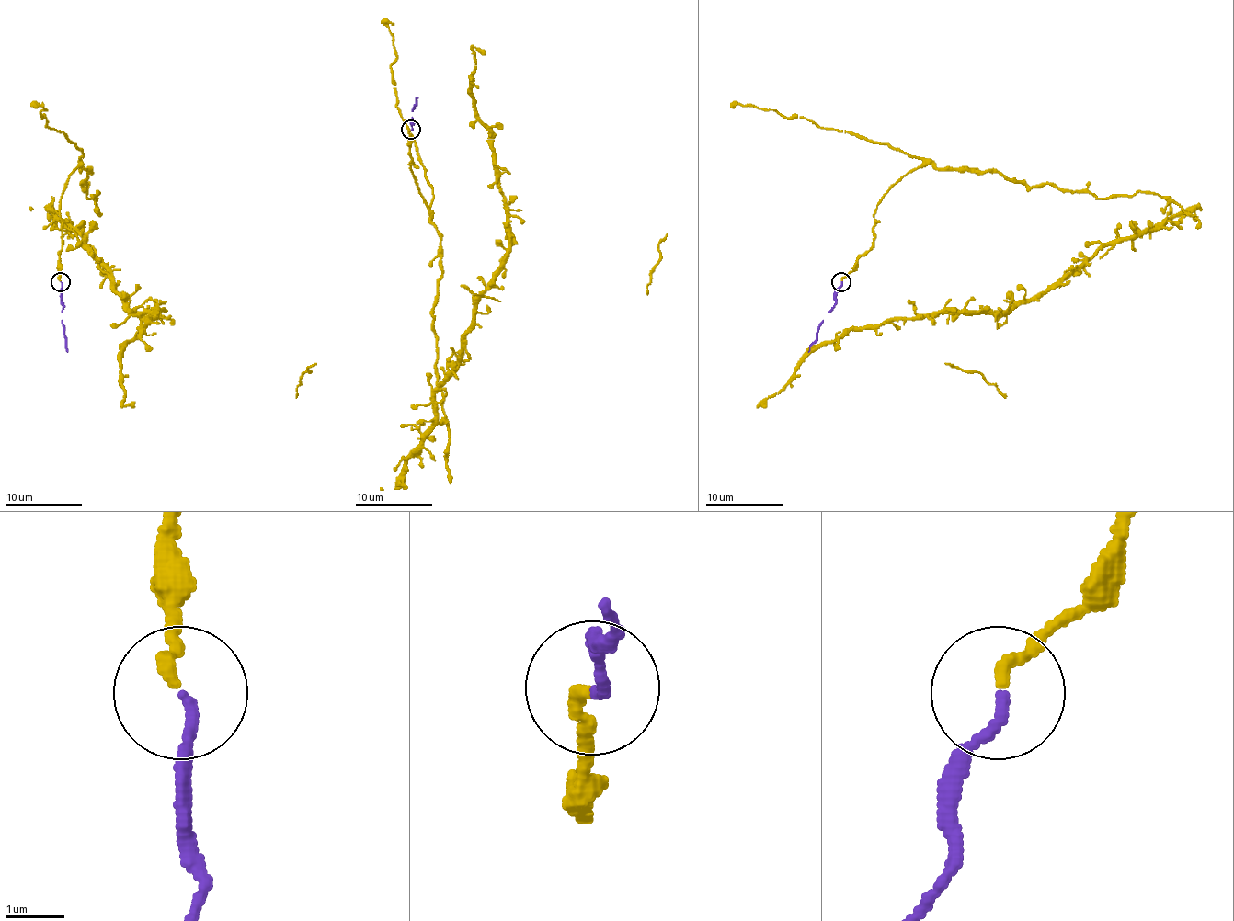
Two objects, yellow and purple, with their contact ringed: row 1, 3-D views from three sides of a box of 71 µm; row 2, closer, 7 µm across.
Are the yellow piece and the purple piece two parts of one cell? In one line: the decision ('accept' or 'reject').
accept

